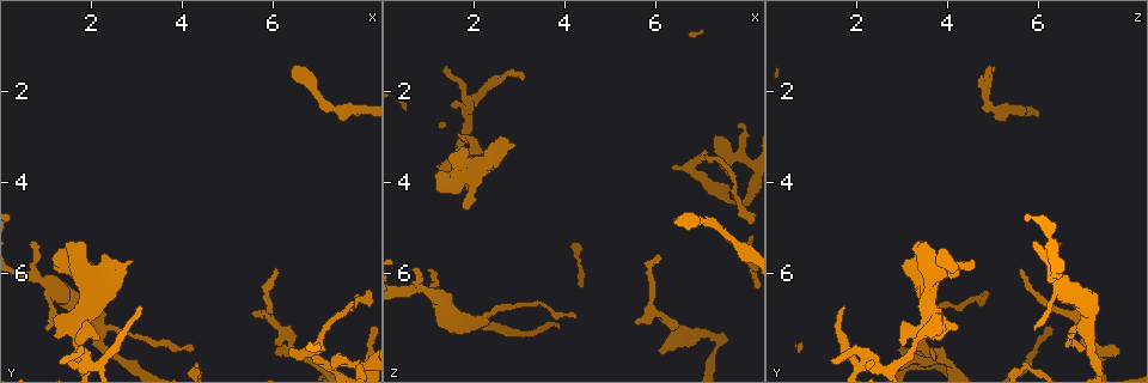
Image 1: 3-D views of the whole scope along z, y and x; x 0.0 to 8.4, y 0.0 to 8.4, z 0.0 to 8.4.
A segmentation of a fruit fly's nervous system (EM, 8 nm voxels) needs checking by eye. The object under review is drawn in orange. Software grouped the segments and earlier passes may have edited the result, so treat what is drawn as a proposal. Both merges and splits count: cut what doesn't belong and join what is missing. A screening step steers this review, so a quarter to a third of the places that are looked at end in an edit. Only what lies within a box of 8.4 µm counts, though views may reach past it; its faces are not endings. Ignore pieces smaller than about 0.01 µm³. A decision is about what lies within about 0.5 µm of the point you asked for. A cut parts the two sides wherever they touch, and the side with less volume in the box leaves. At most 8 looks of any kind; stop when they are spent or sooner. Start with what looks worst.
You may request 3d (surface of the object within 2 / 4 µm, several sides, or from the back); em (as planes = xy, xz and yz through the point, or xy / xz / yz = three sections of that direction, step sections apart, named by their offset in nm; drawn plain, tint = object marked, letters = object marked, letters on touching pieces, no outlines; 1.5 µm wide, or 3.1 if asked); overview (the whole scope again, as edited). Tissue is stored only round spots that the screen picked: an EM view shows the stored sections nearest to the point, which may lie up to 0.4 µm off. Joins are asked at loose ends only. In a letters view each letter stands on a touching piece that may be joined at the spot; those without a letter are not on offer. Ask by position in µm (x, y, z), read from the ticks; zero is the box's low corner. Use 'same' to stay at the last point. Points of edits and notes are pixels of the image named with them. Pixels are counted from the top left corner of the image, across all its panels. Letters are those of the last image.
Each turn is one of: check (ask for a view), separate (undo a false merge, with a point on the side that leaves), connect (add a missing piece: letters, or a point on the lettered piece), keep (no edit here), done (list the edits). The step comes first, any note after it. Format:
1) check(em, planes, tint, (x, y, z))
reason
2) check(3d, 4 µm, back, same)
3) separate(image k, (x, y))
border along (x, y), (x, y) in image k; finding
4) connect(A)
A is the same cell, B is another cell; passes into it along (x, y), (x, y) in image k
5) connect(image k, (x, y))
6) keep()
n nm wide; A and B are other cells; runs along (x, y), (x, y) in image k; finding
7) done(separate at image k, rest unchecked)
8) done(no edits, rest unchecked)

check(3d, 4 µm, (0.70, 5.35, 5.90))
an open end

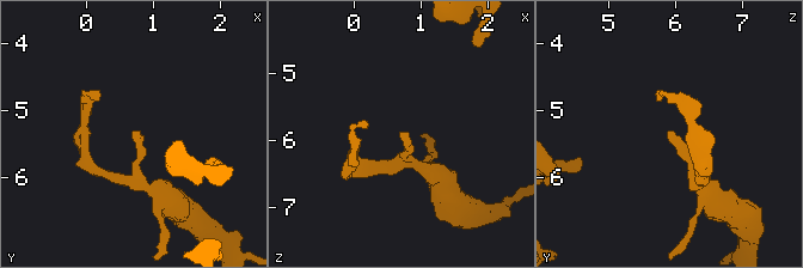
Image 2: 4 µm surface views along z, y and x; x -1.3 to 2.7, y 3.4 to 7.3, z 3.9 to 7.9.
check(em, planes, letters, (0.70, 5.30, 5.90))

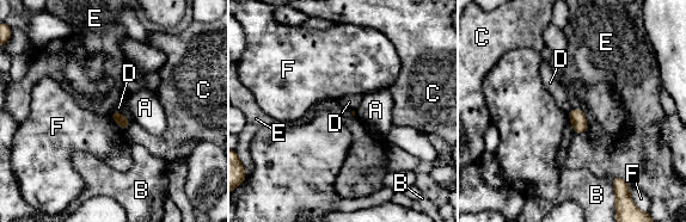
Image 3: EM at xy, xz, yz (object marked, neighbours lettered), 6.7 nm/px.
keep()
A, B, C, D, E and F are other cells; border along (571, 108), (583, 113), (583, 134) in image 3; no lettered piece goes on from it

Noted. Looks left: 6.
check(em, planes, letters, (1.00, 7.25, 5.95))
an open end

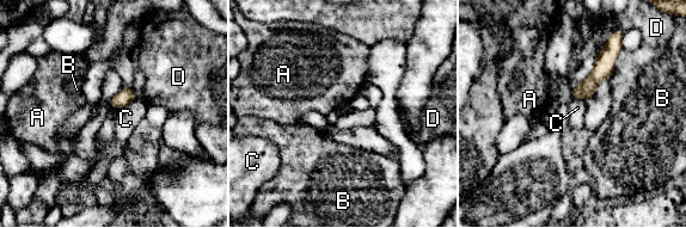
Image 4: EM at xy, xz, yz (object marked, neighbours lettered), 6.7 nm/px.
keep()
C touches over 180 nm; A, B, C and D are other cells; no lettered piece goes on from it

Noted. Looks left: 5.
check(em, xz, step 4, tint, (6.30, 7.70, 3.70))
thin end

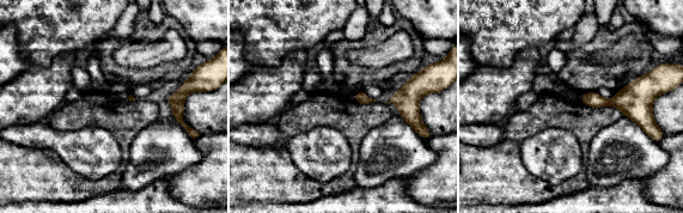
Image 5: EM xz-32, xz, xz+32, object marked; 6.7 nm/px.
check(em, xy, step 8, tint, same)

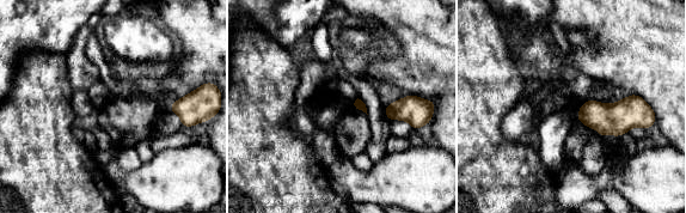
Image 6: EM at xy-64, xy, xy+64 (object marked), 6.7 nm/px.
check(em, xy, step 8, letters, same)

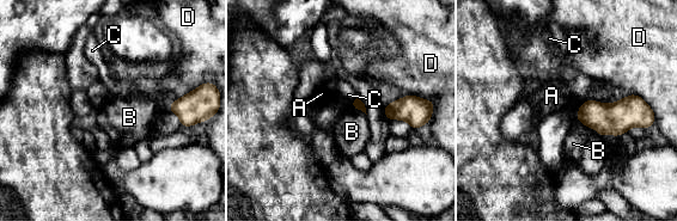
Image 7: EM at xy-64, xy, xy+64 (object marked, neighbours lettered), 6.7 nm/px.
keep()
A, B, C and D are other cells; border along (605, 103), (585, 100), (575, 116) in image 7; none of them fits

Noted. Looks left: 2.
done(no edits, rest unchecked)

